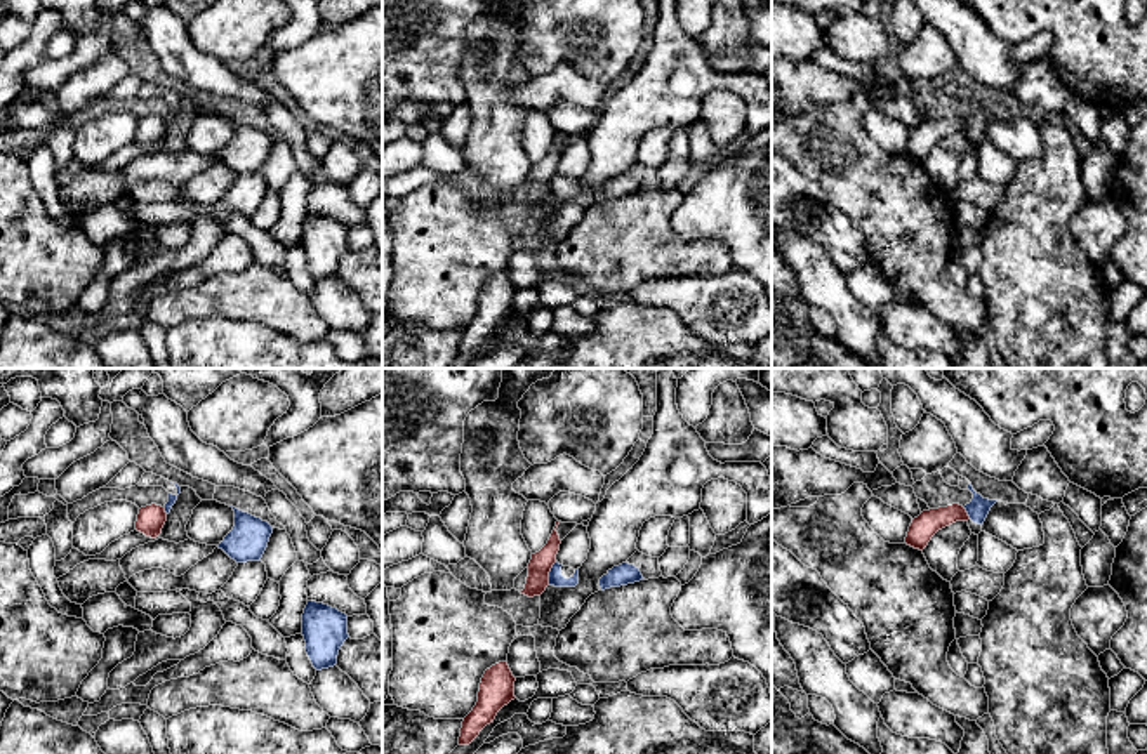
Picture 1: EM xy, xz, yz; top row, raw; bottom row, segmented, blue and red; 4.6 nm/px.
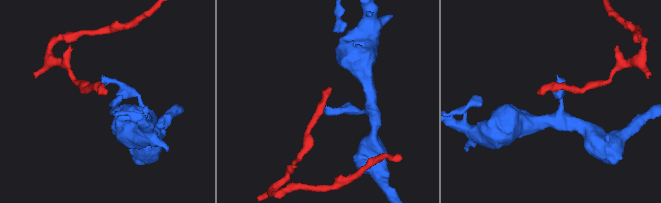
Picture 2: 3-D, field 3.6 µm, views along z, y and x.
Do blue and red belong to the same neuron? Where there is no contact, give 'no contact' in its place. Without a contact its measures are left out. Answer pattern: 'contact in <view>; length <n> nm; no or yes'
contact in xz; length 120 nm; no

